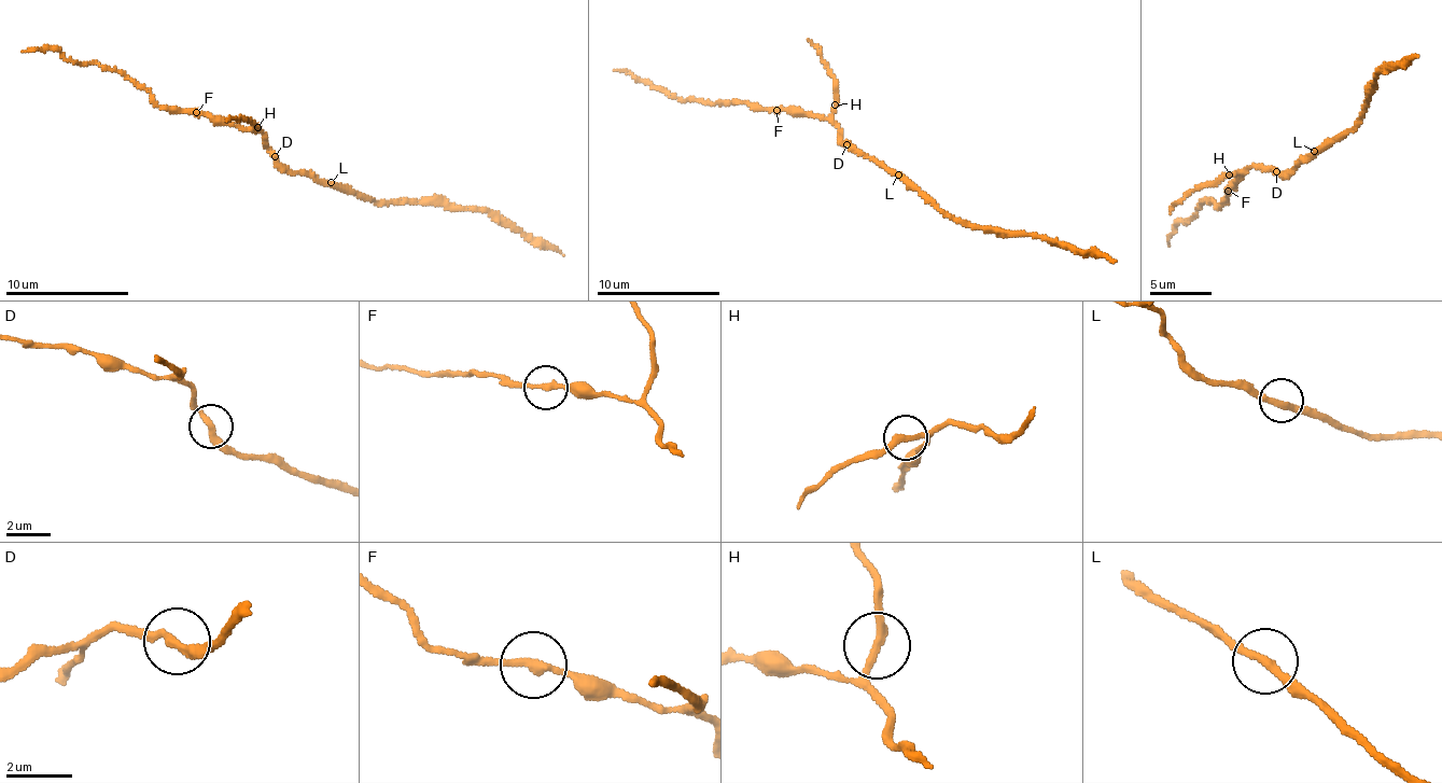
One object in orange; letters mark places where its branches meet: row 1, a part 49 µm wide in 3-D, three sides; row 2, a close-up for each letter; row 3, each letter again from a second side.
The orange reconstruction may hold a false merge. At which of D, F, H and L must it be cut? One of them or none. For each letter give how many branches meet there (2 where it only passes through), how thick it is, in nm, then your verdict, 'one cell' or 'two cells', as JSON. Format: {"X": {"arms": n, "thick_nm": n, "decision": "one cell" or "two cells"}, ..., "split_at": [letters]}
{"D": {"arms": 2, "thick_nm": 260, "decision": "one cell"}, "F": {"arms": 2, "thick_nm": 240, "decision": "two cells"}, "H": {"arms": 2, "thick_nm": 240, "decision": "one cell"}, "L": {"arms": 2, "thick_nm": 240, "decision": "one cell"}, "split_at": ["F"]}

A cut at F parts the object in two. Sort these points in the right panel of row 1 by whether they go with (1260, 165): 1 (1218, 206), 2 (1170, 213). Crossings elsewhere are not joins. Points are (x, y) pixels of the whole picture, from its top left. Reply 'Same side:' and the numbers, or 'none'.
Same side: 2

